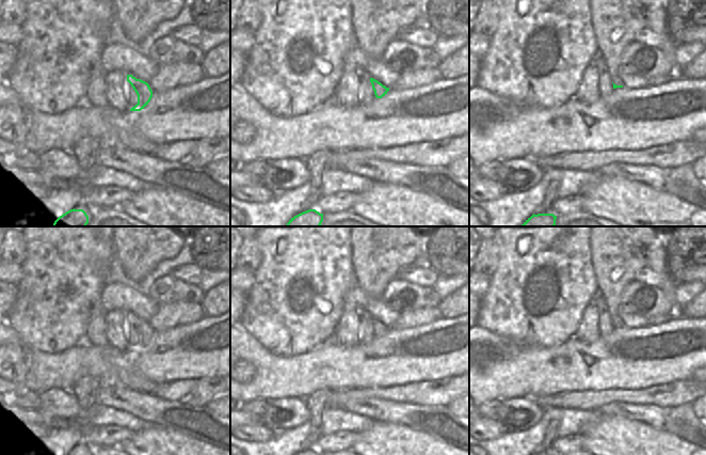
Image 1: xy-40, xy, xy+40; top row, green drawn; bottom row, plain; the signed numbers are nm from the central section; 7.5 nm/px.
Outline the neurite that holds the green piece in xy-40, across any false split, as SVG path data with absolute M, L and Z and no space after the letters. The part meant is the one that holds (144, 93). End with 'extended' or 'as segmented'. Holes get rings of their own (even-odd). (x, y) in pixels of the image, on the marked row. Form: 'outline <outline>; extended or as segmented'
outline M127 75L127 81L131 84L138 95L138 104L130 111L141 111L144 109L153 97L153 91L149 84L132 75Z; as segmented

